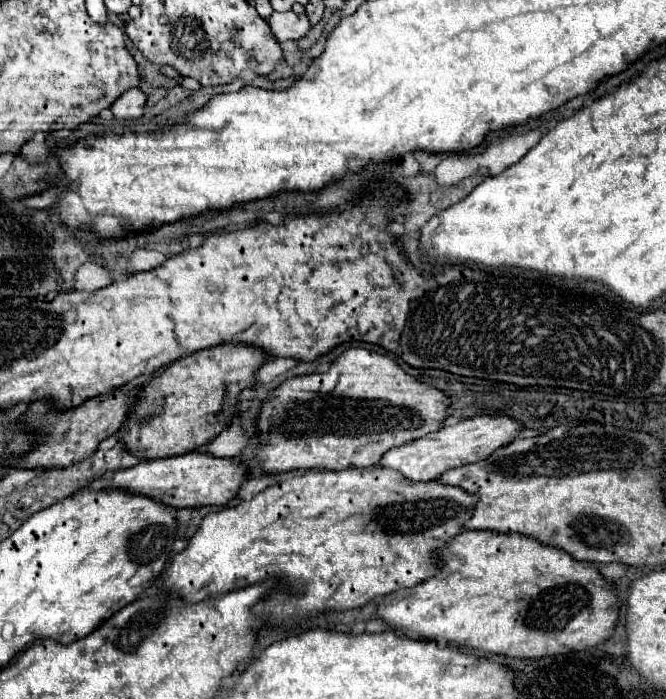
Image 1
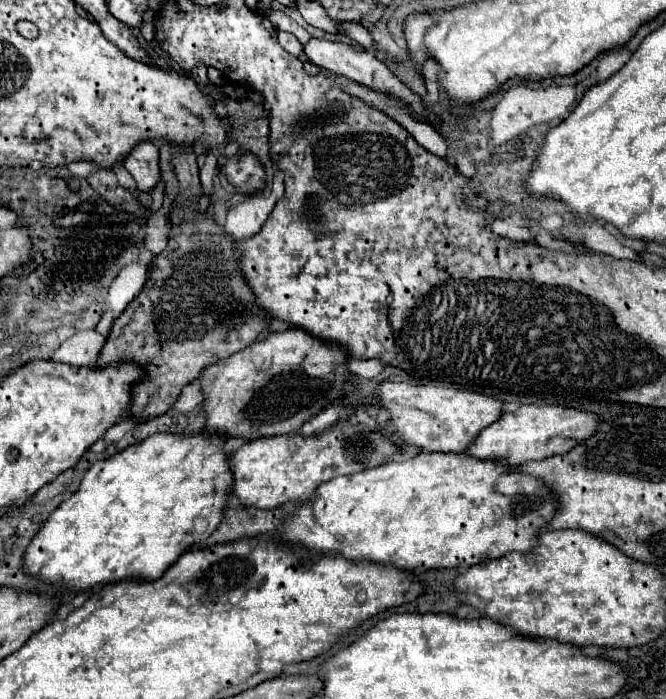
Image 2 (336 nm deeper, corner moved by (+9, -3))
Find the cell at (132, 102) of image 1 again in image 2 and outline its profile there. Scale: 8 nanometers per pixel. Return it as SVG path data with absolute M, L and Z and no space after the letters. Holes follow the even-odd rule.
M152 141L138 143L122 163L126 171L134 177L140 191L150 191L160 179L158 167L158 147Z

